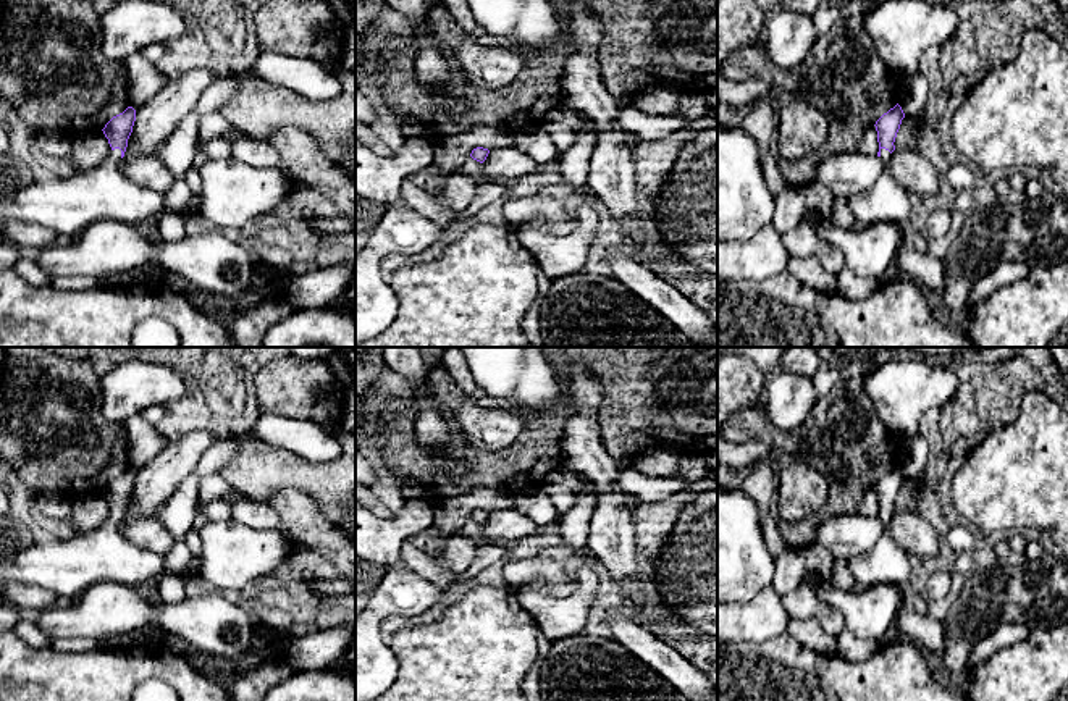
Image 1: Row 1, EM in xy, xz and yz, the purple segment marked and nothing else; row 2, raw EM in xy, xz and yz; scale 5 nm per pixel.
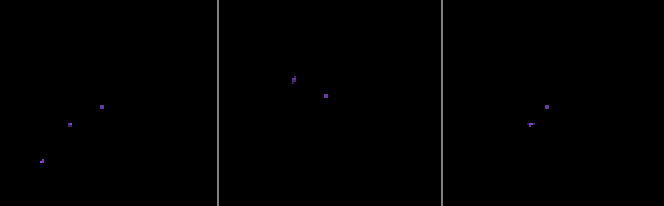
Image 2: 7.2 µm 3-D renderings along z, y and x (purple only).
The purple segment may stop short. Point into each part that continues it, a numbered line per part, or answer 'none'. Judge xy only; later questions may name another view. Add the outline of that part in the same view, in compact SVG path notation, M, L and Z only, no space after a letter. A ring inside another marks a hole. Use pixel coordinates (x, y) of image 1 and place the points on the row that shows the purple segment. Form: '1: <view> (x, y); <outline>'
1: xy (68, 205); M121 150L92 170L69 178L39 176L0 200L0 218L81 236L95 221L111 220L150 229L165 210L165 194L129 181L120 171Z

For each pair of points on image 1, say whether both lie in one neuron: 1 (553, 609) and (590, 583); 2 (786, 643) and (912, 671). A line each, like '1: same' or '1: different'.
1: same
2: same

